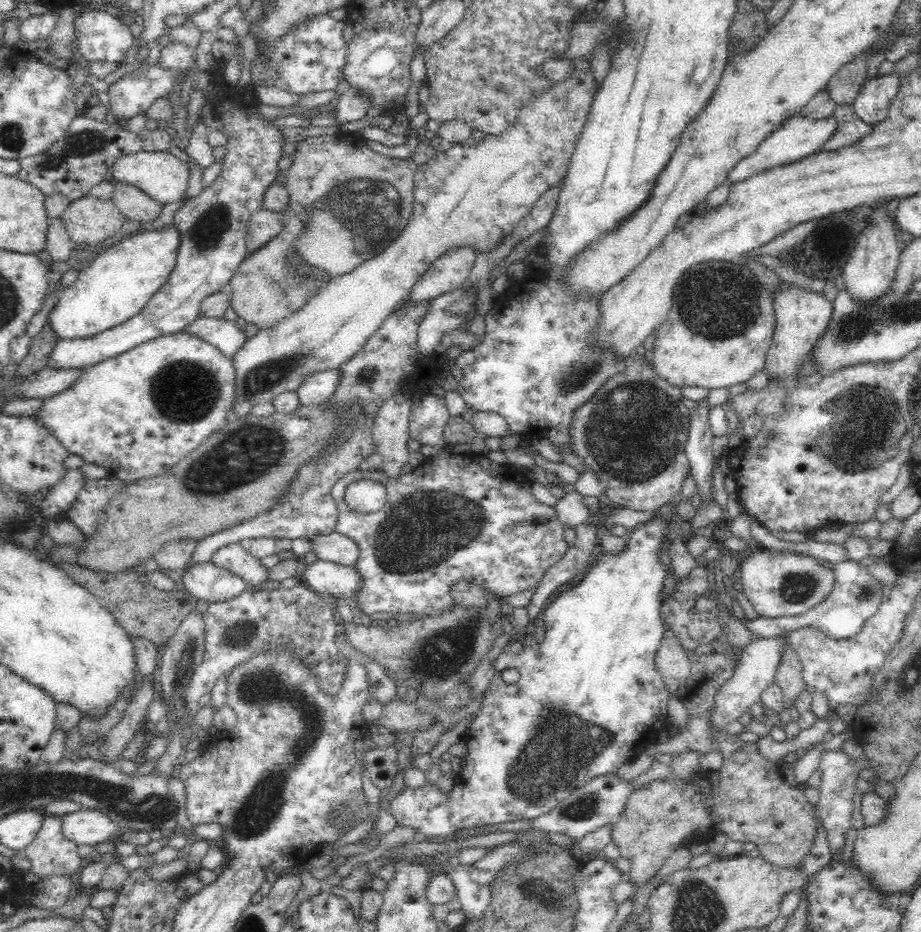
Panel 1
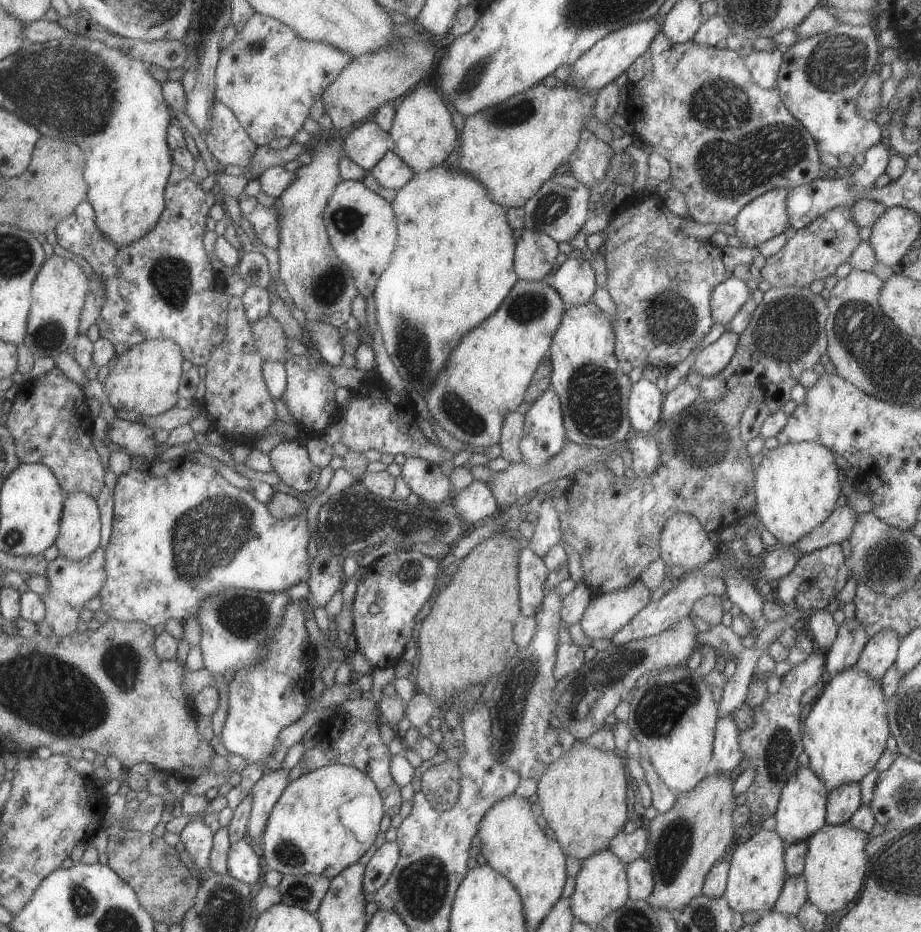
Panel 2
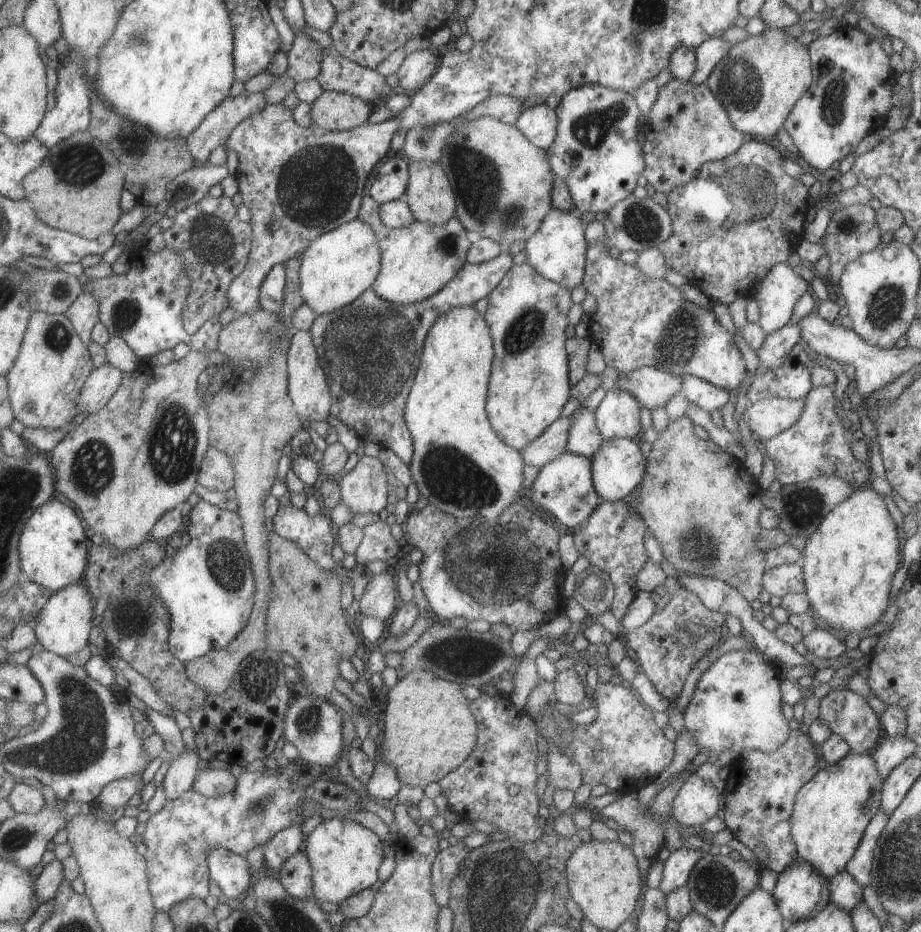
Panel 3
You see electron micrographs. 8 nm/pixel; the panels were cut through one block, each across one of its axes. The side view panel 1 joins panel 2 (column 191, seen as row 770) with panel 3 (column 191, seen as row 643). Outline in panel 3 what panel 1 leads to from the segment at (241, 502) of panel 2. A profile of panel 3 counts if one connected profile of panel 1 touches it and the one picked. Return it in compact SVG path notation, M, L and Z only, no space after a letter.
M200 500L193 506L189 512L189 516L185 518L184 531L189 535L189 543L186 546L179 548L173 556L167 556L164 560L146 577L144 585L149 585L161 598L166 610L170 615L170 636L168 637L168 646L171 655L179 662L185 664L191 660L200 658L209 650L220 650L225 648L233 638L245 627L248 622L251 608L254 602L254 581L252 576L252 569L250 568L250 561L246 552L242 534L242 523L235 509L219 509Z

